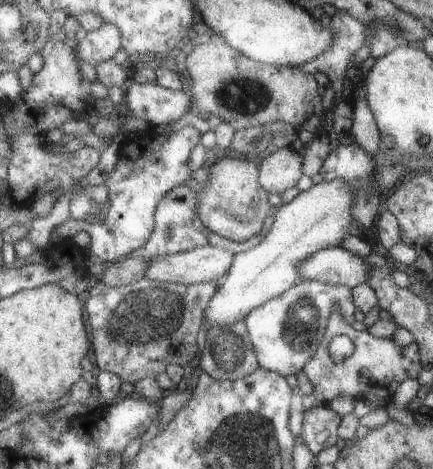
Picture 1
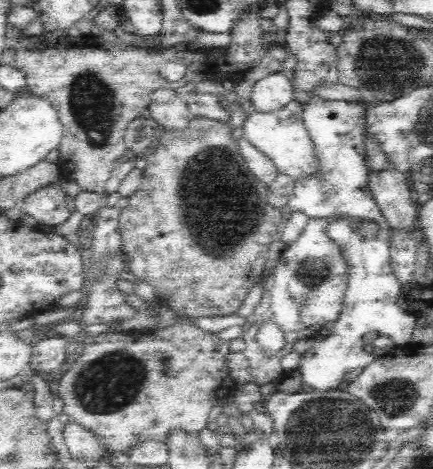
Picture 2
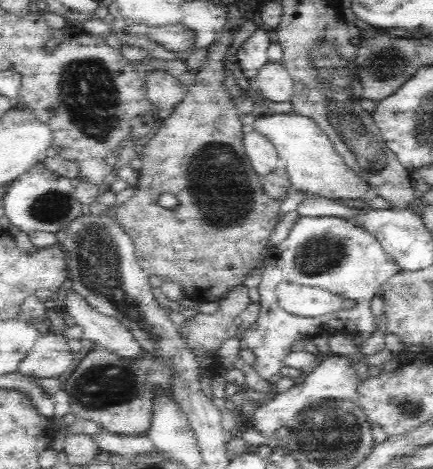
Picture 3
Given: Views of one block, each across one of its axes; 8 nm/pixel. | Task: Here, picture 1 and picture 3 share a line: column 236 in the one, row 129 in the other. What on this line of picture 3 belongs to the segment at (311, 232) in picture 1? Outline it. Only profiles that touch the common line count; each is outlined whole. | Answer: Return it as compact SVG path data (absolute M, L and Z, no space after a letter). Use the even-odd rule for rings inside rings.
M264 114L254 124L254 130L266 136L266 140L276 148L276 154L282 160L282 166L286 168L290 186L298 192L304 192L308 196L320 196L330 200L342 200L342 198L370 198L370 184L358 176L358 172L352 172L342 156L338 156L338 148L330 142L330 136L314 122L312 118L306 118L302 114Z

